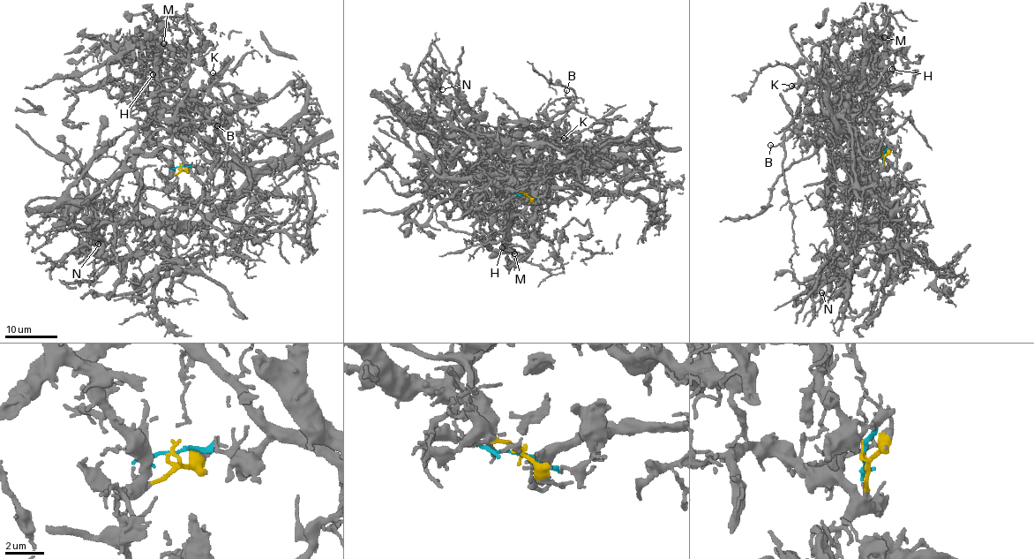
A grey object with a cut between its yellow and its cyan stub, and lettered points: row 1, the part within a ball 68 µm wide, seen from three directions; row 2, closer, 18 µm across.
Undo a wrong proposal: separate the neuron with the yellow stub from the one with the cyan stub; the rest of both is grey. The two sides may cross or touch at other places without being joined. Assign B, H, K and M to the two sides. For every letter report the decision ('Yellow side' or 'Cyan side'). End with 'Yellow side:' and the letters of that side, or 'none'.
B: Yellow side
H: Yellow side
K: Cyan side
M: Yellow side
Yellow side: B, H, M

